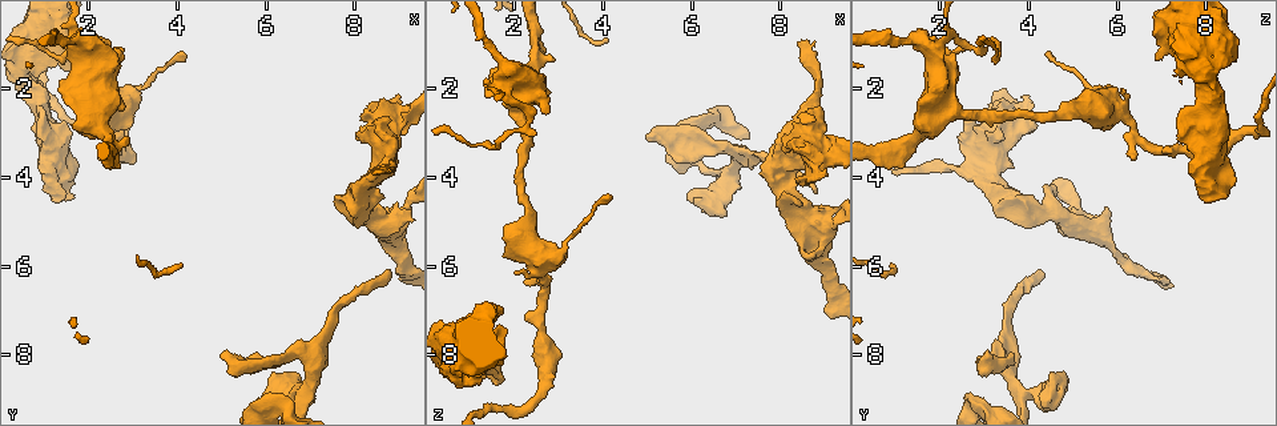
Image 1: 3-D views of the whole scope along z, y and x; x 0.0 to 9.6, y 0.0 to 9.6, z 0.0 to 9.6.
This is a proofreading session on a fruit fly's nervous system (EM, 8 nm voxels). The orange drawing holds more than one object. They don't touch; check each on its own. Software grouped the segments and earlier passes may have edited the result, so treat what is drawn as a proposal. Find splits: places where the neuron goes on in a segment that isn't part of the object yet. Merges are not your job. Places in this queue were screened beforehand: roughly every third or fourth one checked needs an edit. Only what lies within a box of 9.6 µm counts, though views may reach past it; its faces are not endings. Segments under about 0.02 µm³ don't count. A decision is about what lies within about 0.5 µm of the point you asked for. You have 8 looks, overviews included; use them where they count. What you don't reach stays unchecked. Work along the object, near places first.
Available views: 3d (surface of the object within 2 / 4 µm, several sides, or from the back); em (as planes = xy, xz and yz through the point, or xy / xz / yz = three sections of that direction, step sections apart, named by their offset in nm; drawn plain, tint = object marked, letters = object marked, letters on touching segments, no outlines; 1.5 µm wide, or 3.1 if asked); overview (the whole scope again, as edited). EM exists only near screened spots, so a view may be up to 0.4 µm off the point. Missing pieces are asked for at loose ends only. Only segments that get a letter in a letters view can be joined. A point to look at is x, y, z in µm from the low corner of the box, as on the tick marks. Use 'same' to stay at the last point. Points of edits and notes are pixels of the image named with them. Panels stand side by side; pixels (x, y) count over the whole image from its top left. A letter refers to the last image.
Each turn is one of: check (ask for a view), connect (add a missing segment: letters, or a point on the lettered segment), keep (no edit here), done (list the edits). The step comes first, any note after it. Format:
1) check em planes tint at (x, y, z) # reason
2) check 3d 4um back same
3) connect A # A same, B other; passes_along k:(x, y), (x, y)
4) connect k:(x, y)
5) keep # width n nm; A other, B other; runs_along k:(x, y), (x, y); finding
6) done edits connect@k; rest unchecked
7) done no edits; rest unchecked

check em xy step 4 tint at (8.80, 6.15, 4.40) # branch stops here

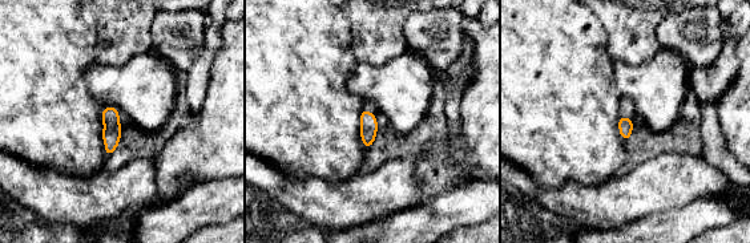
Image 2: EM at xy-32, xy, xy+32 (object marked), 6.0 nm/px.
check em planes letters same # another direction

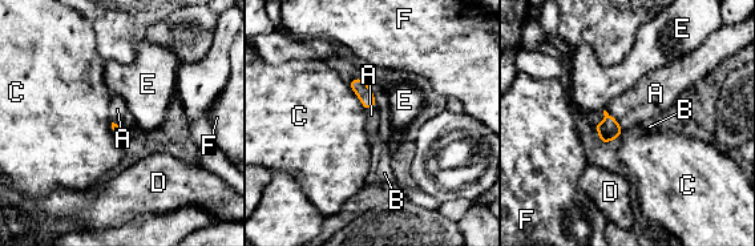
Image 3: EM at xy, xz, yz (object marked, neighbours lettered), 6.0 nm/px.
connect A # A same, B other, C other, D other, E other, F other; passes_along 3:(609, 129), (616, 120), (640, 107); it goes on there

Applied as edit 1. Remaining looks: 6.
check 3d 4um at (8.40, 3.90, 0.95) # branch stops here

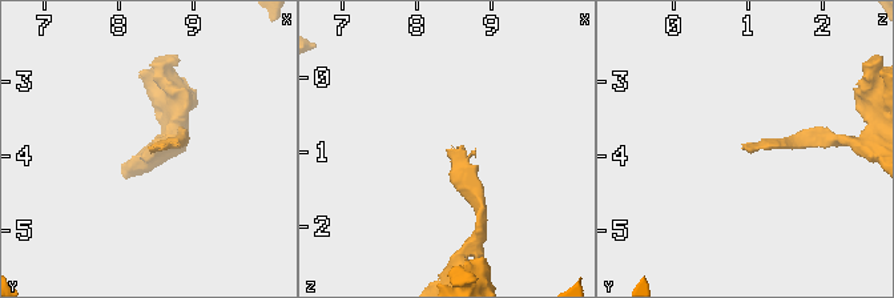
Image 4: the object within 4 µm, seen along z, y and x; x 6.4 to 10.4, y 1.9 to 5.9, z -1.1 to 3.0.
check em planes letters at (8.50, 3.95, 0.95)

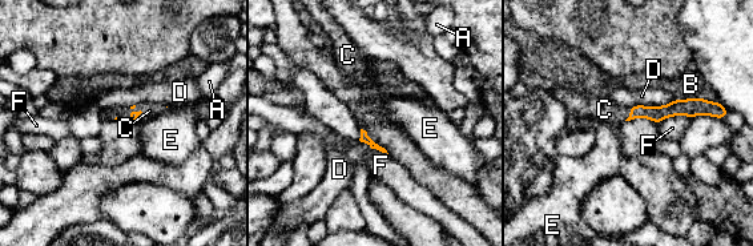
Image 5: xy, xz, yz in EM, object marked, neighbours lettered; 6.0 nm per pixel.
connect C # A other, B other, C same, D other, E other, F other; passes_along 5:(655, 113), (629, 113), (604, 109); it goes on there

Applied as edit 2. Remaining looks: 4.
check overview

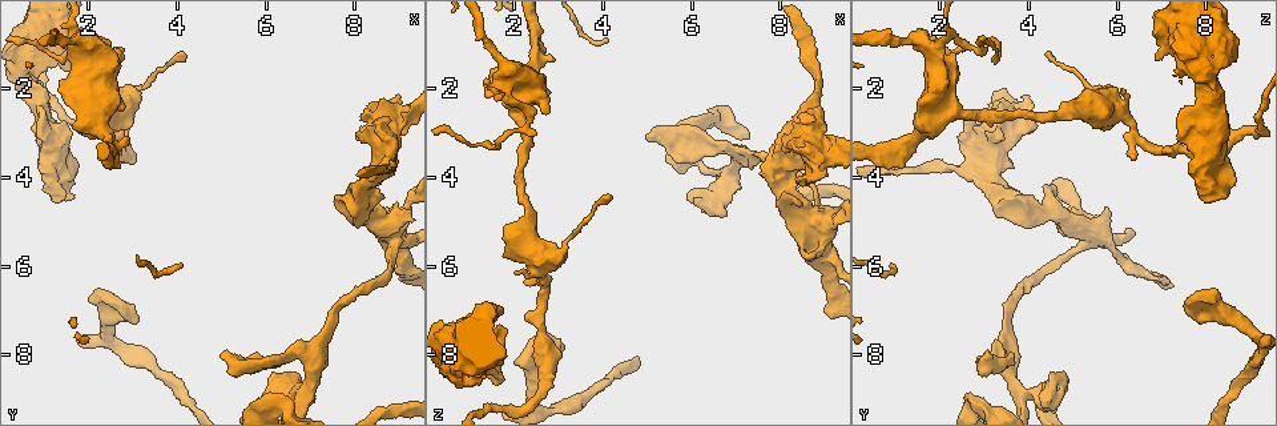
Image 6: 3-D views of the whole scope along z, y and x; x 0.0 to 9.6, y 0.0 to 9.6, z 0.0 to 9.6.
check em planes tint at (5.10, 7.85, 3.15) # free end

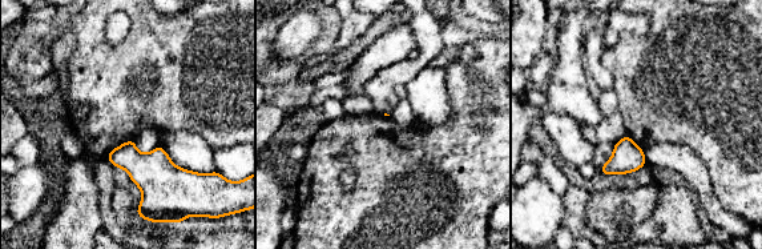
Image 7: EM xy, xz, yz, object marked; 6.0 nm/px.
check em planes letters same

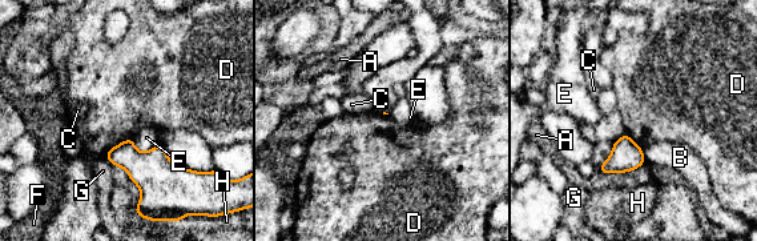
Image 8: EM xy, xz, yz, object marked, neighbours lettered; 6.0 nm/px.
keep # A other, B other, C other, D other, E other, F other, G other, H other; border 8:(133, 137), (117, 143), (104, 155); no lettered segment goes on from it

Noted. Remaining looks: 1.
done edits connect@3, connect@5; rest unchecked

